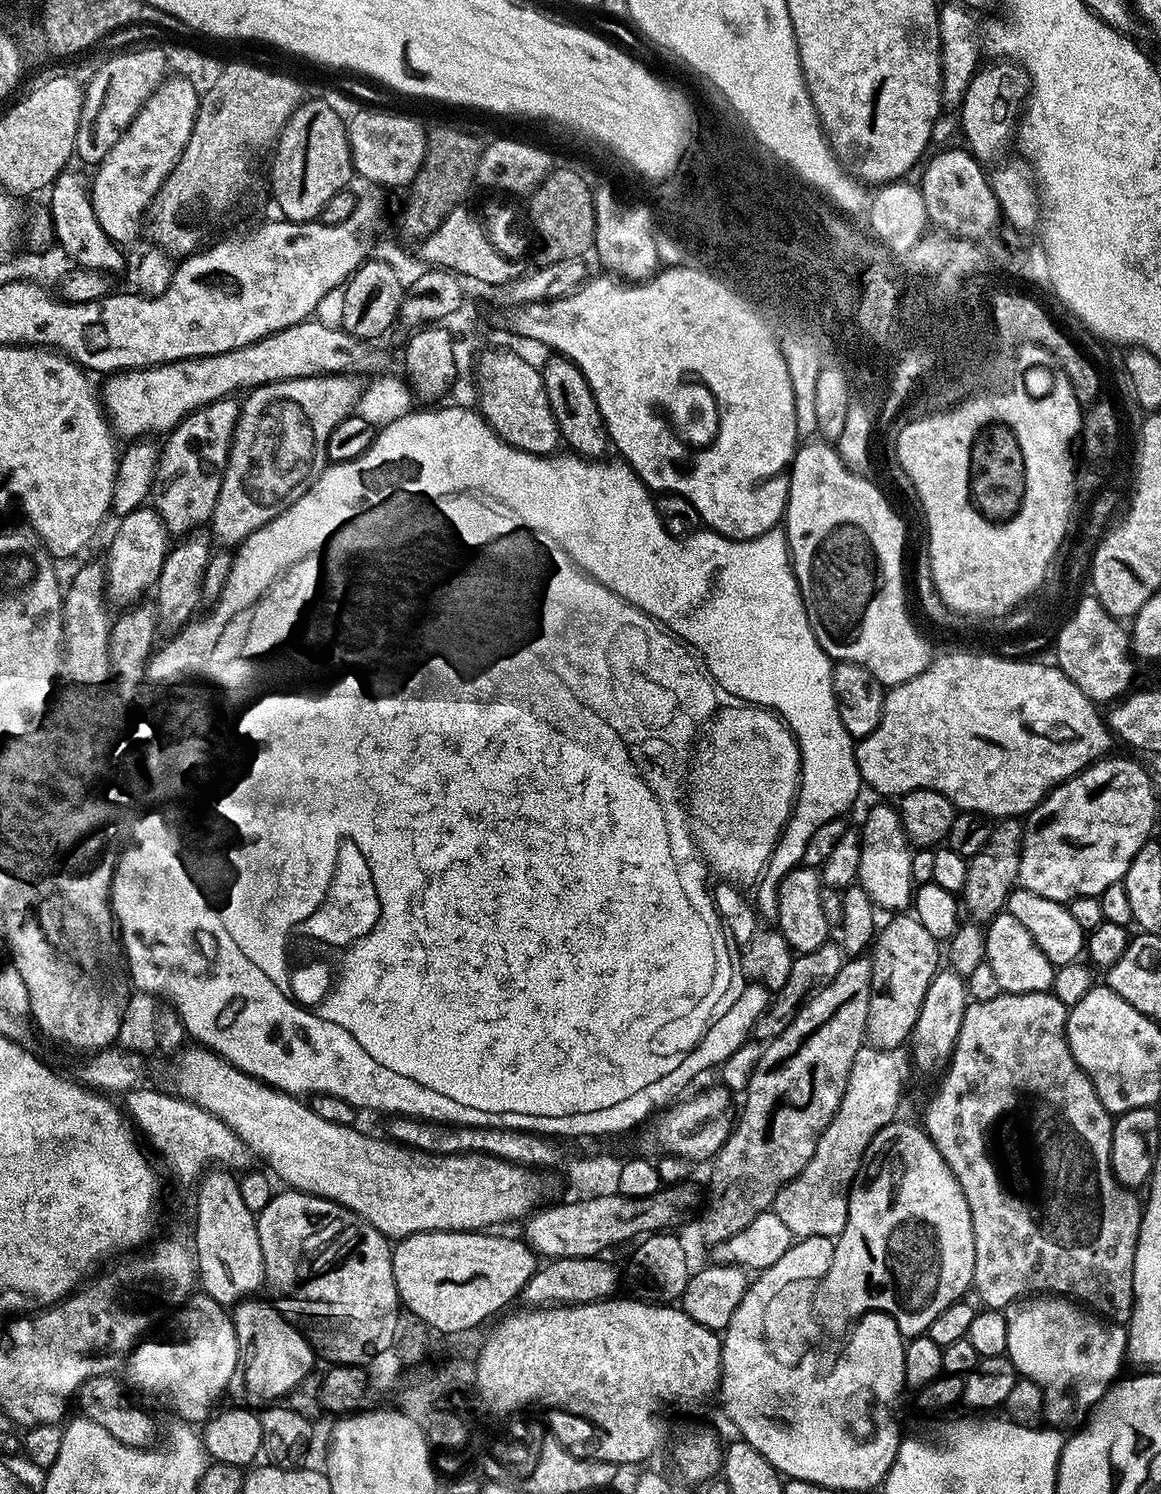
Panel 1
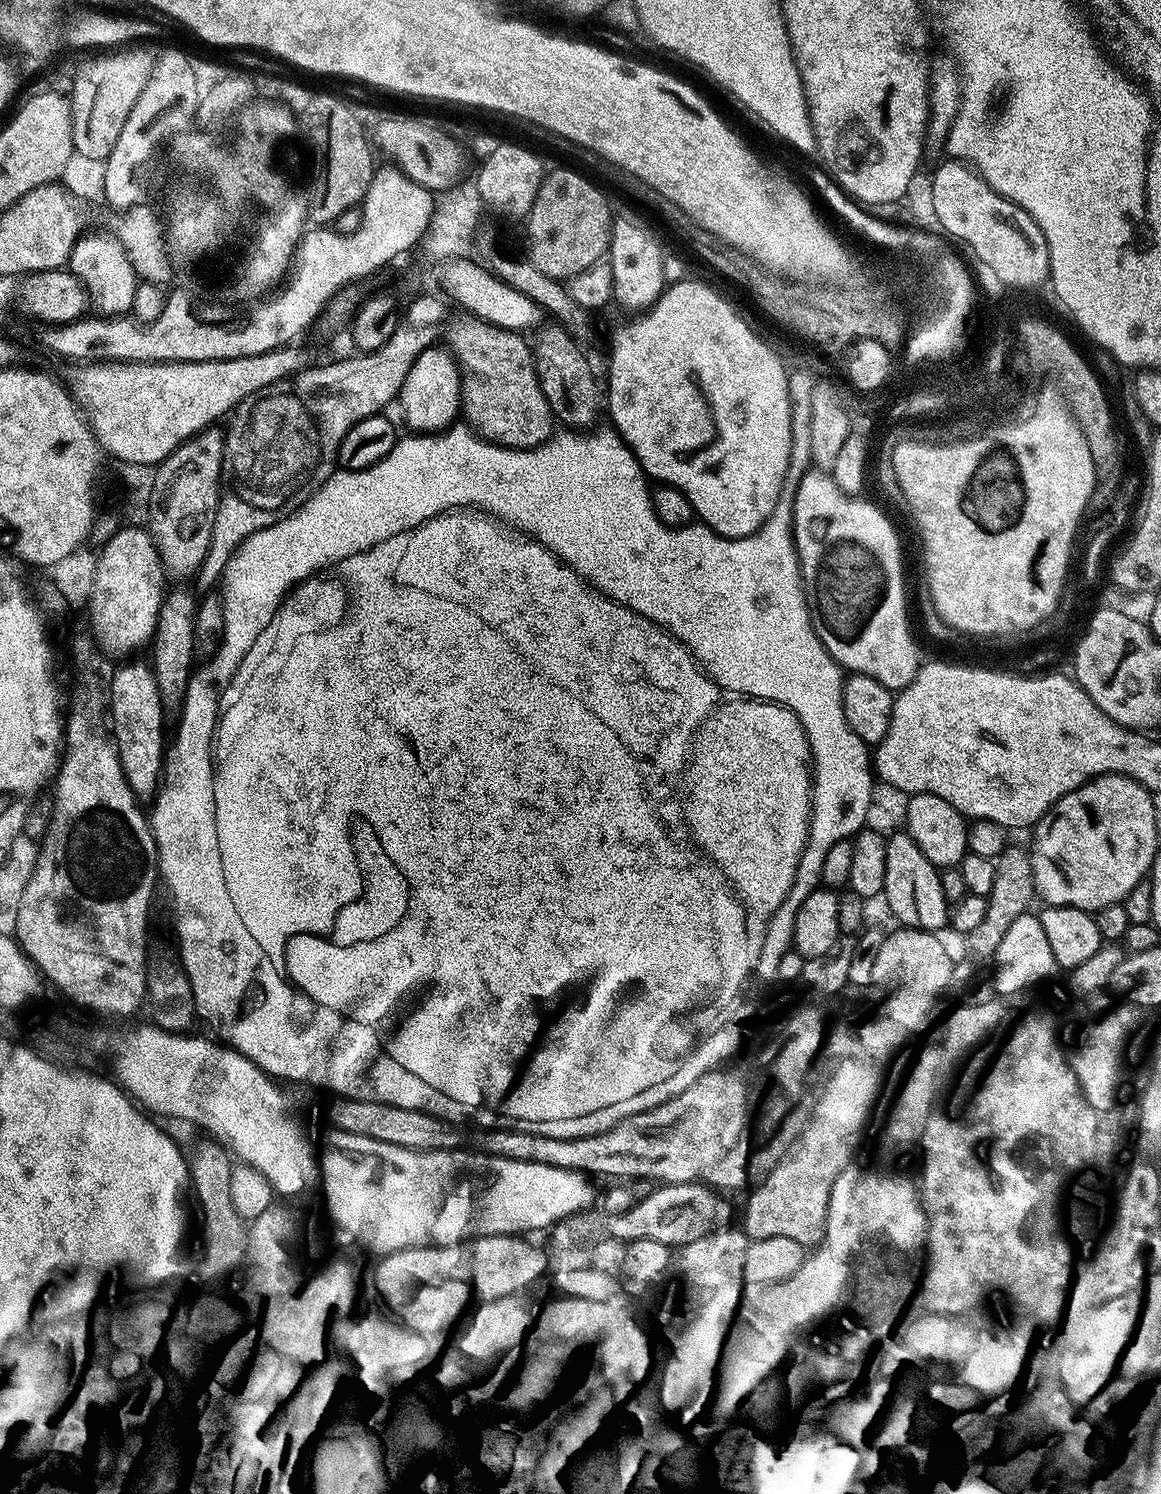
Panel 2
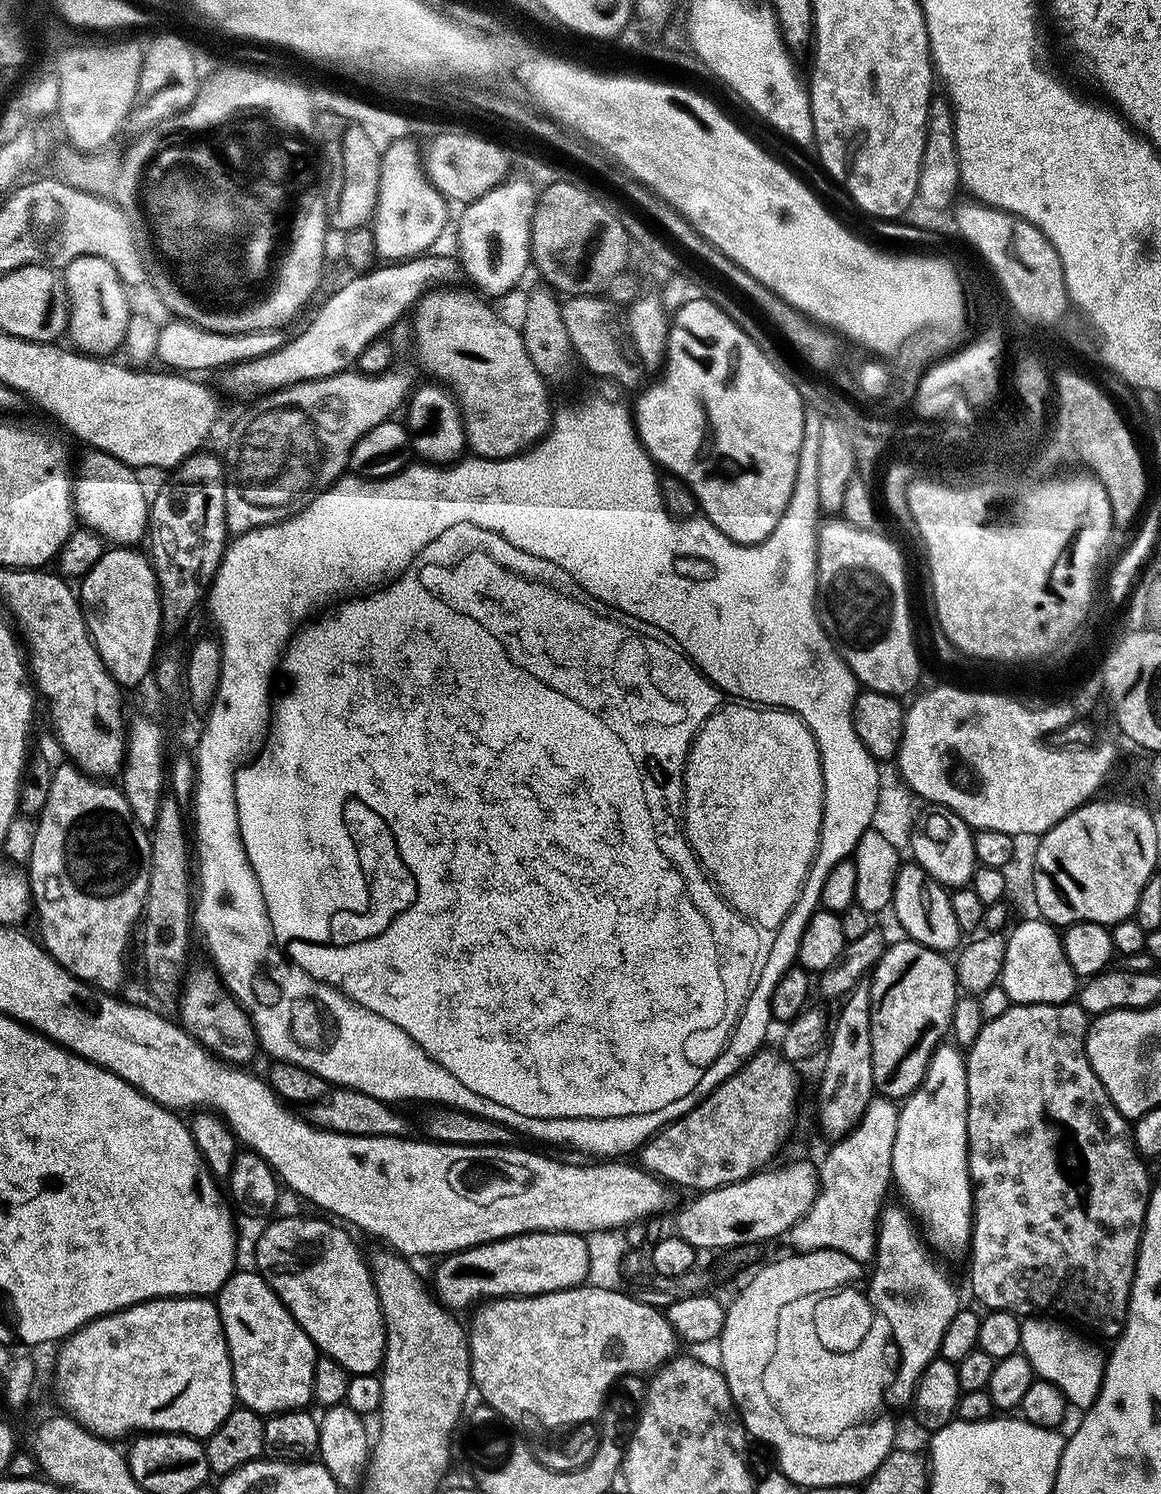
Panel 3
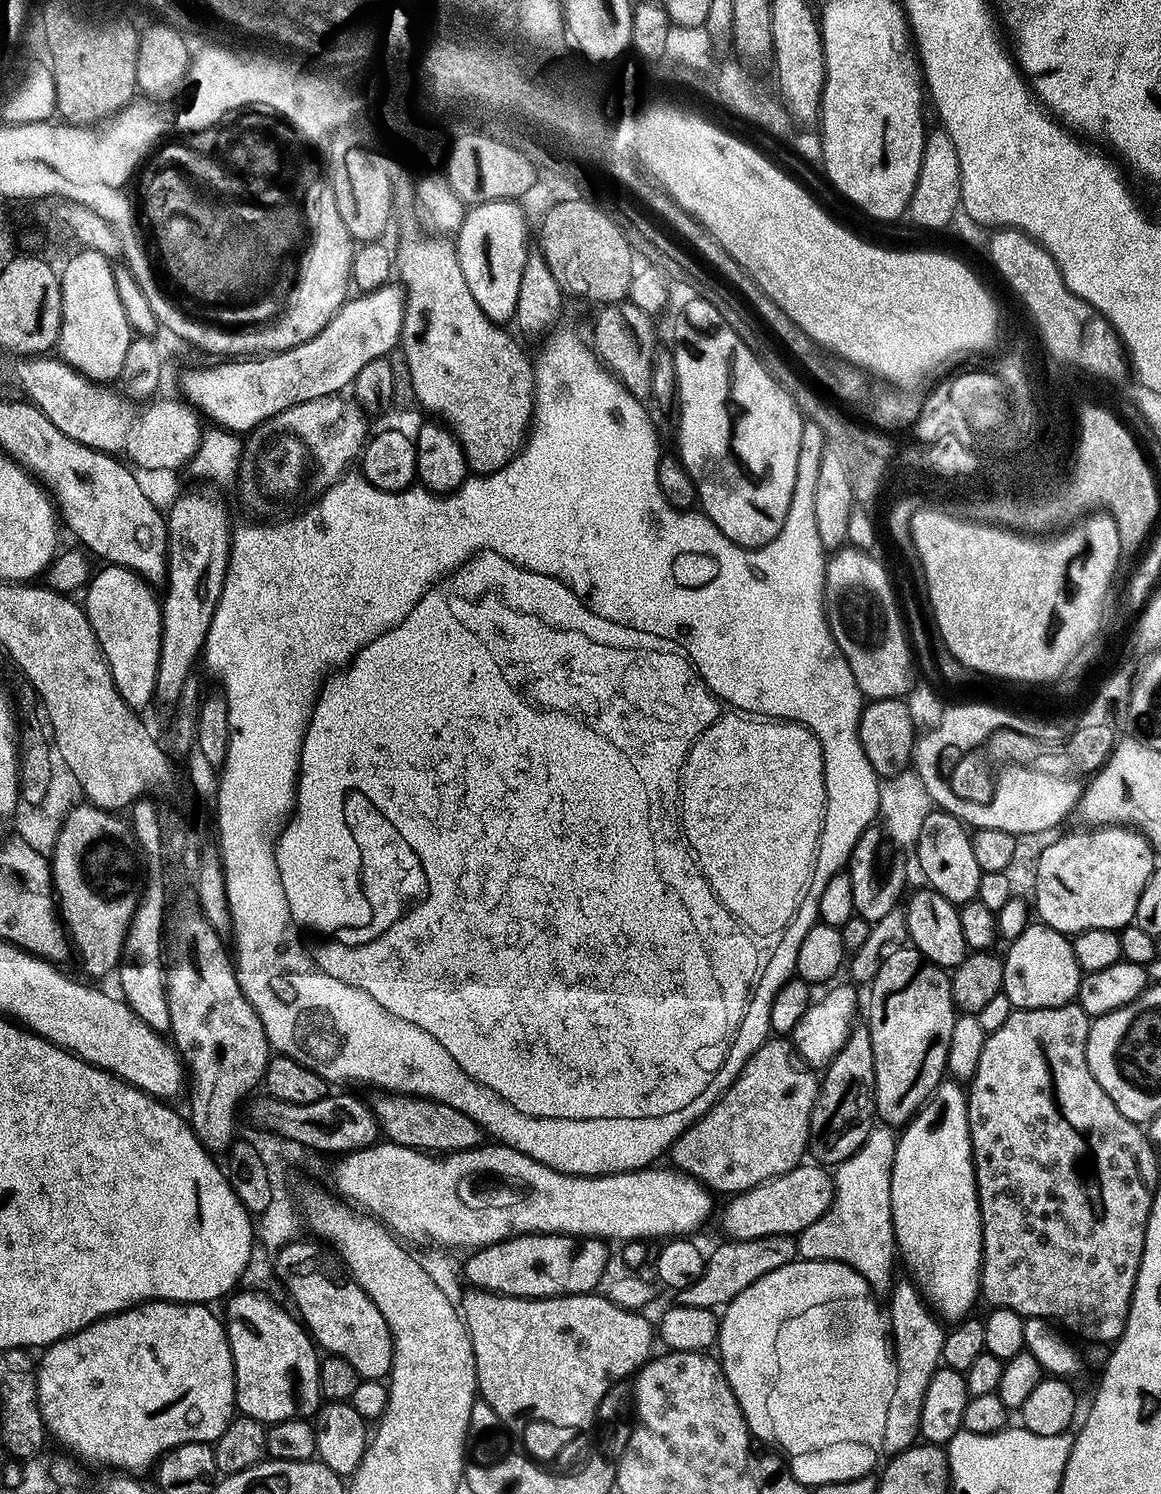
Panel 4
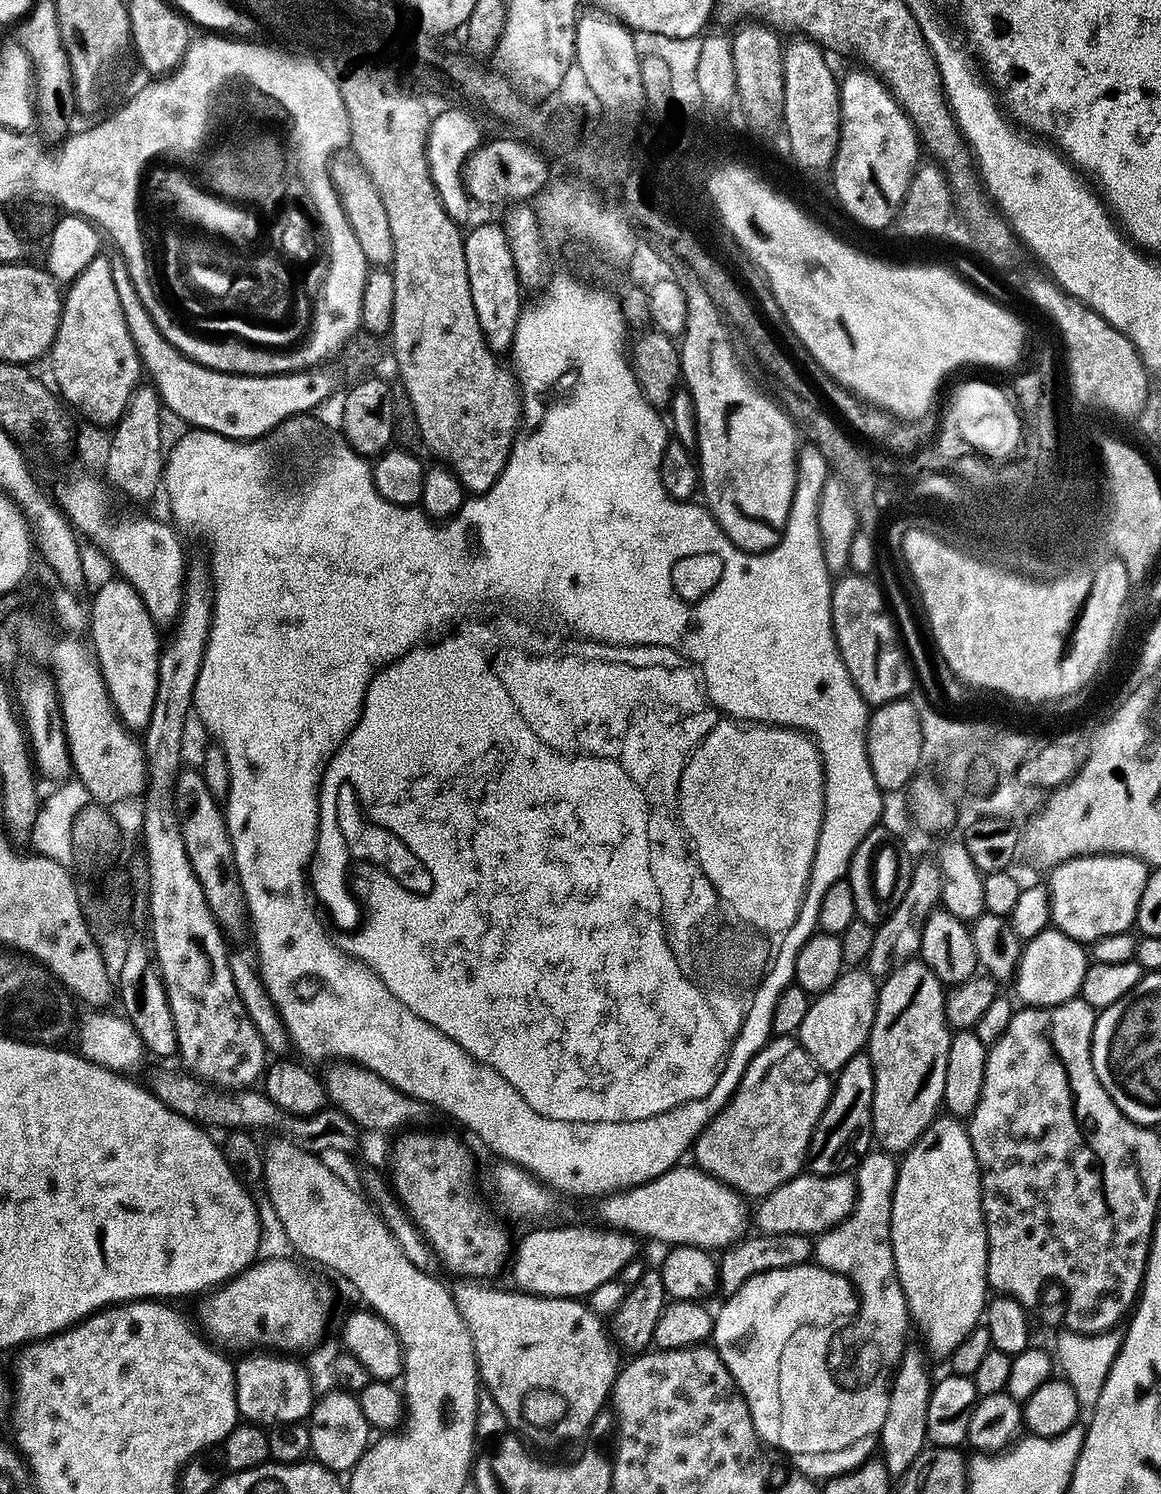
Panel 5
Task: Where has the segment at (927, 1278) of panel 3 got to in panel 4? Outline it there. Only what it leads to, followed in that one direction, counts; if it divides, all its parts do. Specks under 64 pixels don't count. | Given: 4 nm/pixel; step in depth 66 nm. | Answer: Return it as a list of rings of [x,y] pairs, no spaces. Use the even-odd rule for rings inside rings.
[[[897,1279],[890,1289],[891,1296],[892,1340],[896,1343],[894,1371],[898,1374],[898,1382],[894,1382],[894,1394],[890,1397],[886,1413],[886,1430],[880,1444],[888,1454],[895,1454],[911,1448],[920,1436],[922,1401],[926,1399],[926,1386],[930,1386],[930,1378],[934,1378],[942,1364],[940,1355],[946,1328],[924,1299],[923,1291],[911,1279]]]

